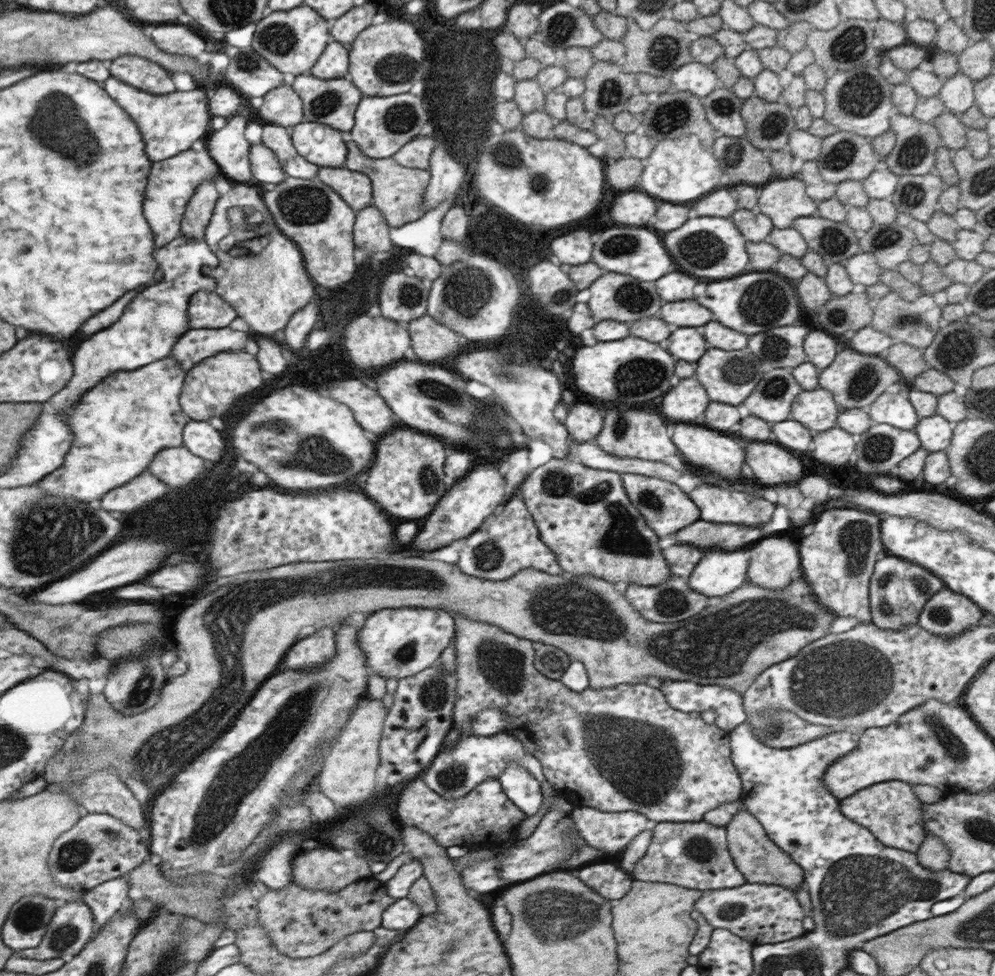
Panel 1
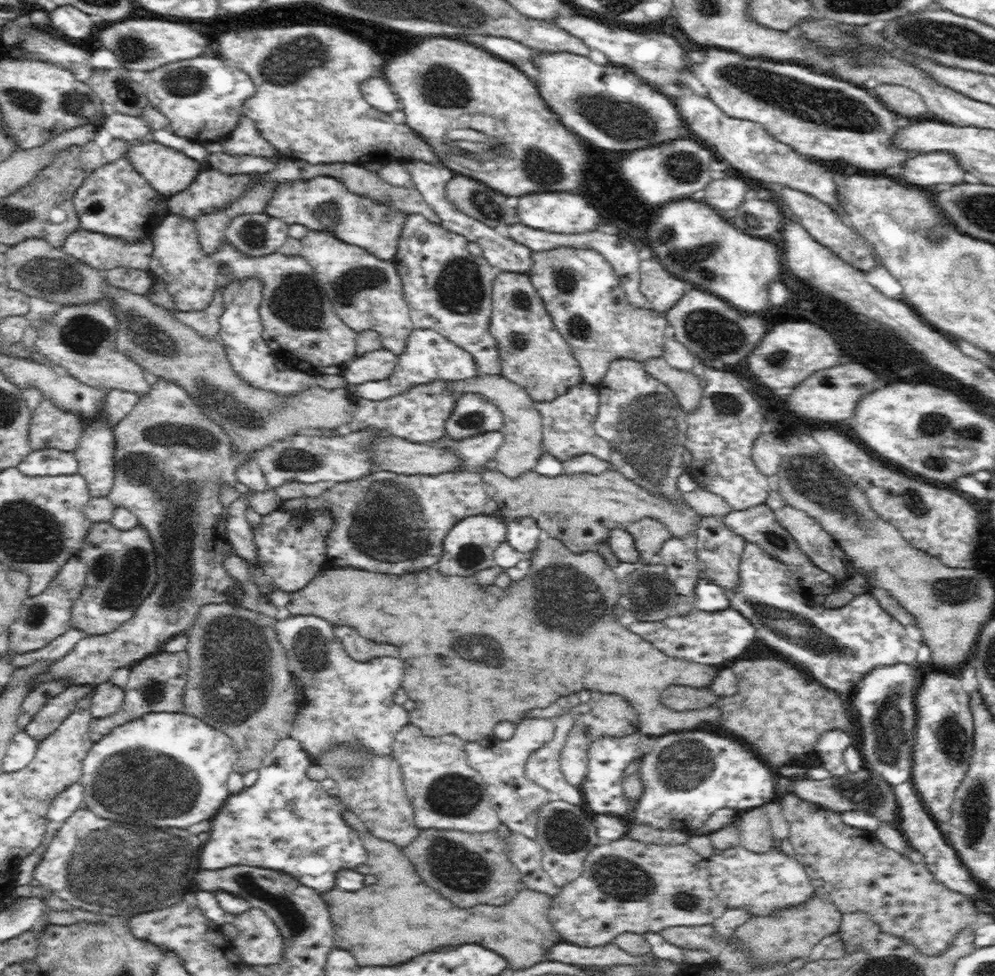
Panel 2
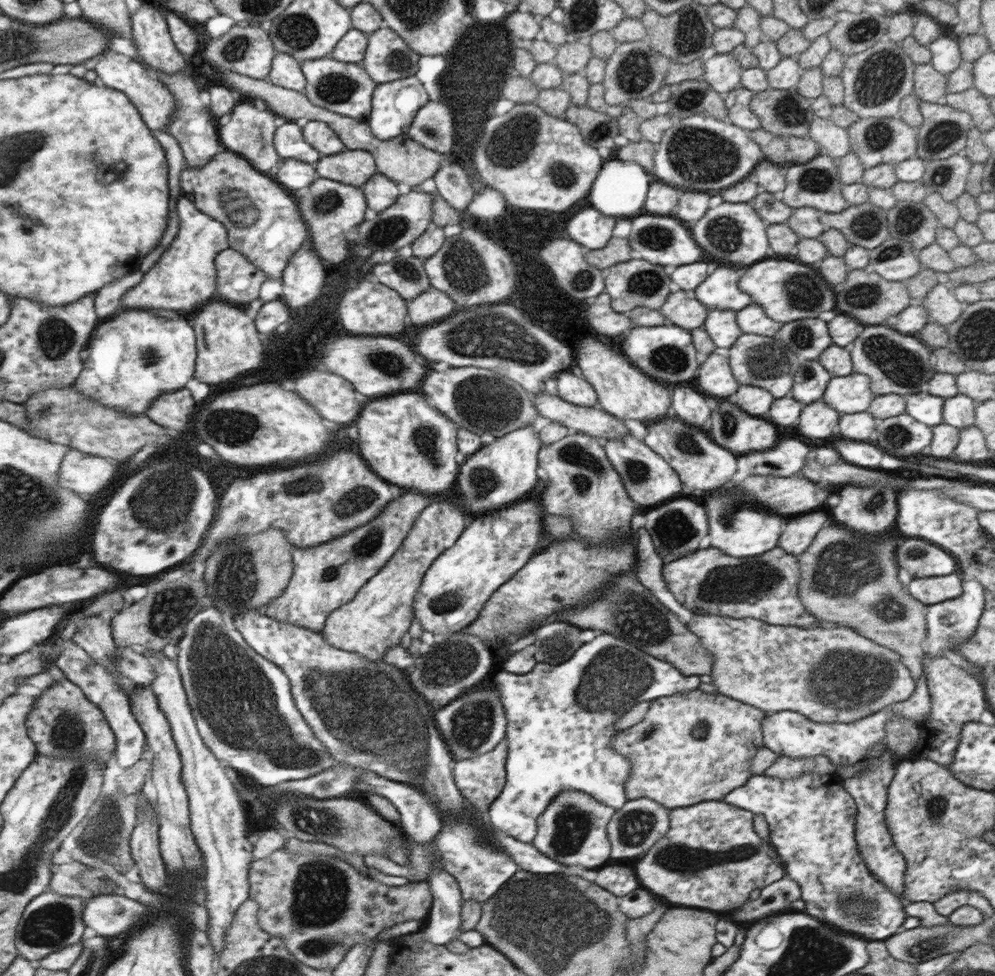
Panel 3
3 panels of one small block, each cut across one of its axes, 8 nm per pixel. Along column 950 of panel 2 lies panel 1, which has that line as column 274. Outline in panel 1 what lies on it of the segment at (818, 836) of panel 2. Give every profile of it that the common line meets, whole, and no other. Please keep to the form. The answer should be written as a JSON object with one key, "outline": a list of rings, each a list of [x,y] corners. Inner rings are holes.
{"outline":[[[370,877],[352,882],[339,892],[311,890],[292,882],[287,888],[281,890],[269,889],[259,899],[258,907],[260,908],[260,924],[265,925],[265,928],[269,930],[269,938],[273,938],[273,942],[277,944],[277,950],[281,950],[281,954],[289,956],[289,958],[311,958],[324,954],[350,934],[359,931],[372,931],[381,926],[383,912],[394,900],[395,898],[388,895],[385,883]]]}

